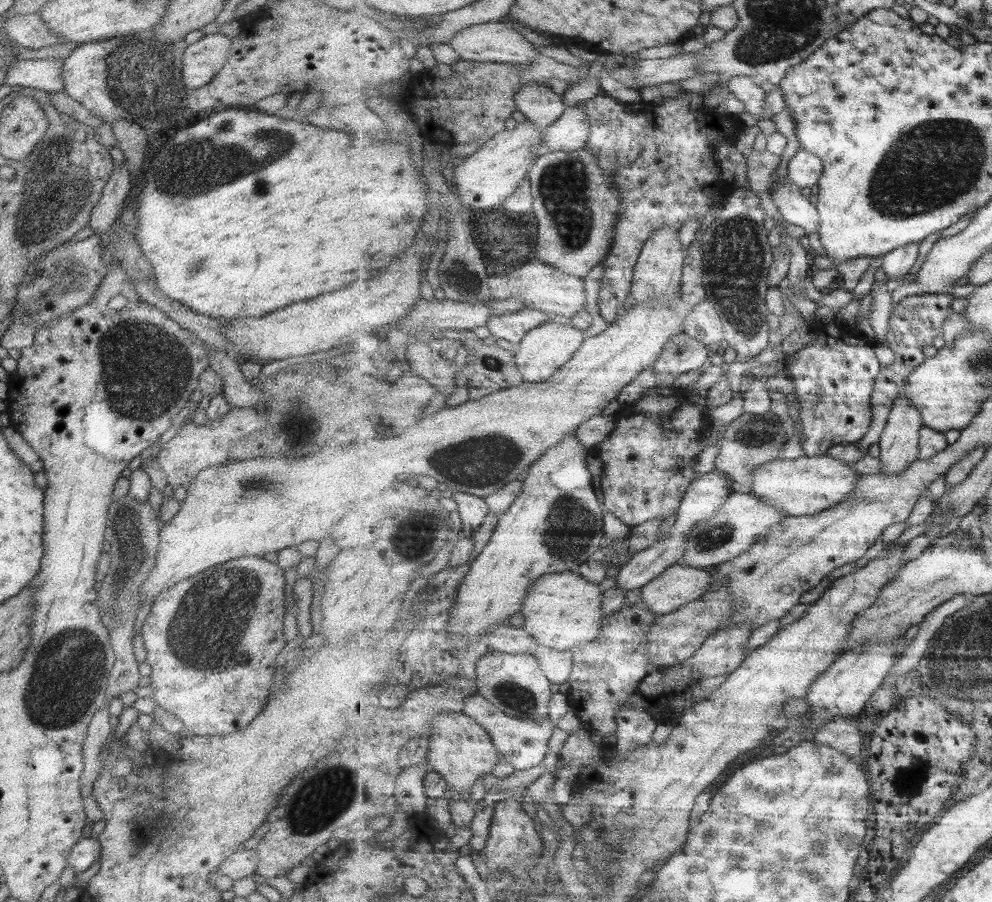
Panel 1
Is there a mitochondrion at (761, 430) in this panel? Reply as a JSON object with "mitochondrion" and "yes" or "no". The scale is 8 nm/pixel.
{"mitochondrion":"yes"}

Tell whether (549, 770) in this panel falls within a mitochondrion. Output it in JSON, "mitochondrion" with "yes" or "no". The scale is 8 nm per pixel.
{"mitochondrion":"no"}

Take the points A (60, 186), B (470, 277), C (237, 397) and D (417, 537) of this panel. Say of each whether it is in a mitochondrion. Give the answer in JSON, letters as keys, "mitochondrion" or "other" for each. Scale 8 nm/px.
{"A":"mitochondrion","B":"mitochondrion","C":"other","D":"mitochondrion"}

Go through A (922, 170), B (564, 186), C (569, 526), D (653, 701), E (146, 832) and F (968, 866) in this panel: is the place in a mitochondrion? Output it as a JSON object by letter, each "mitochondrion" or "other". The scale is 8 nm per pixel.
{"A":"mitochondrion","B":"mitochondrion","C":"mitochondrion","D":"other","E":"mitochondrion","F":"other"}

